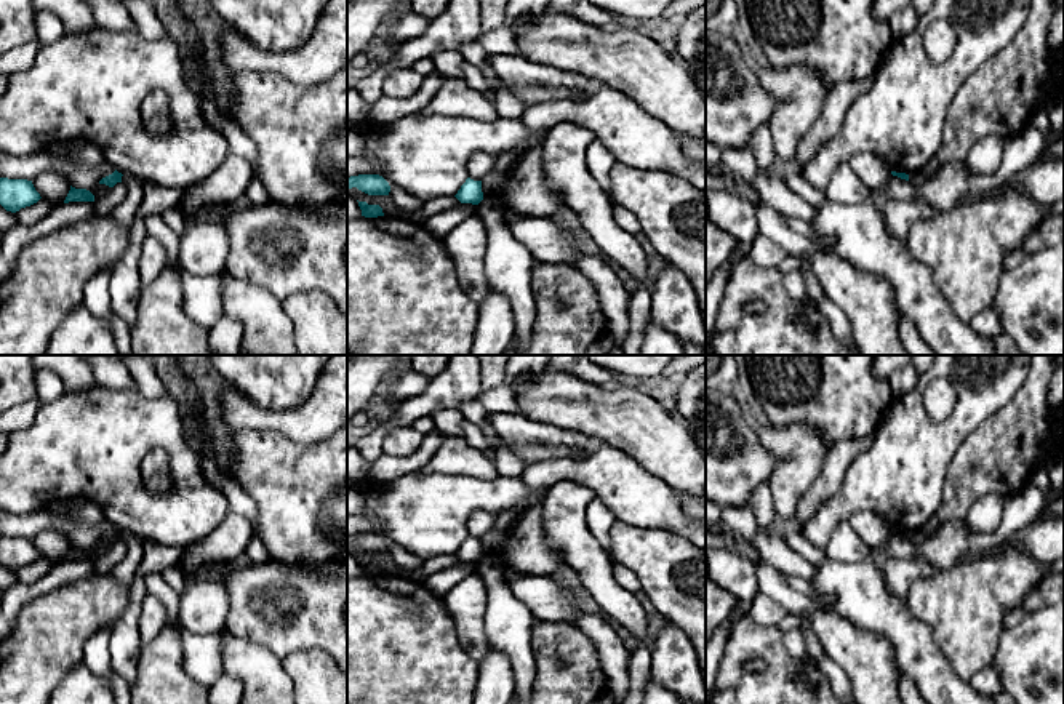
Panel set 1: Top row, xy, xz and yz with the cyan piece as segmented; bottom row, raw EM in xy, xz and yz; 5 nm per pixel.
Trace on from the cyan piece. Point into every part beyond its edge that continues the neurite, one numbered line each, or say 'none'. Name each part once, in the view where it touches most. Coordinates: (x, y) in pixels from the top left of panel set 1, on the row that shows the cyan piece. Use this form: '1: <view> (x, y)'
none

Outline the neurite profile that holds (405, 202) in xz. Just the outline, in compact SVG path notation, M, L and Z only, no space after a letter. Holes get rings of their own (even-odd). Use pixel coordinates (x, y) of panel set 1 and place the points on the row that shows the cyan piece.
M382 174L382 178L389 182L390 186L390 198L394 205L402 211L402 213L418 213L422 206L422 200L418 197L408 194L405 189L397 186L387 174Z

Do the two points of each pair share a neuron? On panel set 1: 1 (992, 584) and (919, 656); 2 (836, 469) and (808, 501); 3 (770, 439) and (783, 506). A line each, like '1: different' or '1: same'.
1: different
2: same
3: same

